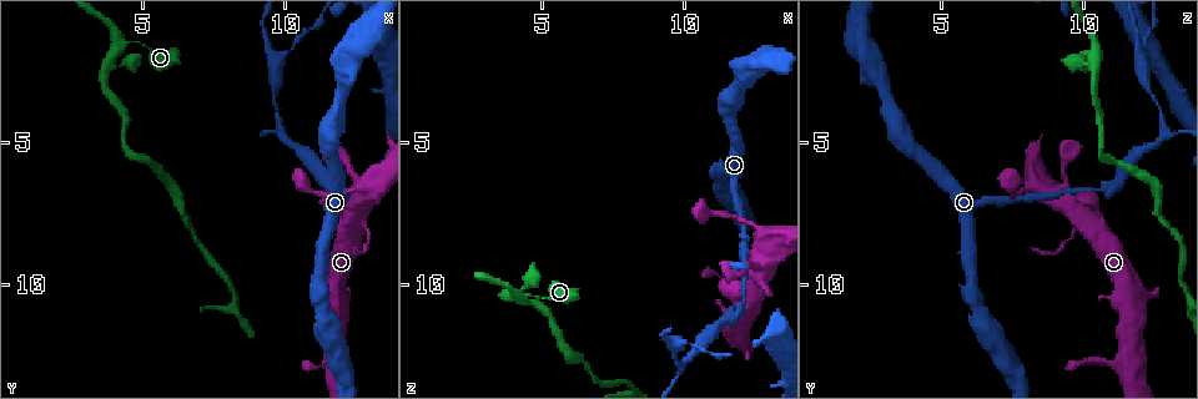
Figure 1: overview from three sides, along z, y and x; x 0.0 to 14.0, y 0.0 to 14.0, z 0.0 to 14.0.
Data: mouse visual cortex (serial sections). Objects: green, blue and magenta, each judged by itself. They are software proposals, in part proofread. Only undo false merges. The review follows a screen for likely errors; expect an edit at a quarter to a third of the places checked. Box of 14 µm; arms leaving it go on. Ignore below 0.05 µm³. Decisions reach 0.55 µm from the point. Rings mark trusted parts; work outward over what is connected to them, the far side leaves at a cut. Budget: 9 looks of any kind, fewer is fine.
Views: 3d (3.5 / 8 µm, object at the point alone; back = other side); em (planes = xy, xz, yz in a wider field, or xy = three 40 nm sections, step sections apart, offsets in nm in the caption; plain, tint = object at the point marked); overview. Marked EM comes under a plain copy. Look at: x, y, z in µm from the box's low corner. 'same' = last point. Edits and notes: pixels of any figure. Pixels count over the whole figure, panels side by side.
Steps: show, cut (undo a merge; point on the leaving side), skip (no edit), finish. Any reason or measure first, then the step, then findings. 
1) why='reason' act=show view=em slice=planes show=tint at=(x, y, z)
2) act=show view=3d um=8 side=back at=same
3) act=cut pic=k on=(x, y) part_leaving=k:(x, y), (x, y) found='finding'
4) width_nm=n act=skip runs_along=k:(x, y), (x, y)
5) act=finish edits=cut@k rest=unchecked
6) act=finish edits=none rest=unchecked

why='thick turns thin' act=show view=3d um=3.5 at=(11.8, 6.5, 11.2)

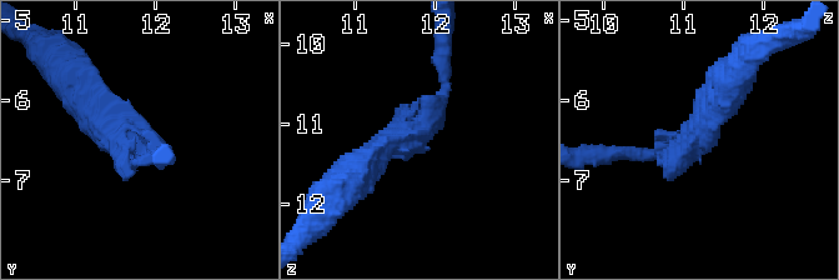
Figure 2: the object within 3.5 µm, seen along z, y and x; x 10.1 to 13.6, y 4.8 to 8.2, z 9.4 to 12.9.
why='now the EM' act=show view=em slice=xy step=2 show=tint at=(11.80, 6.50, 11.20)

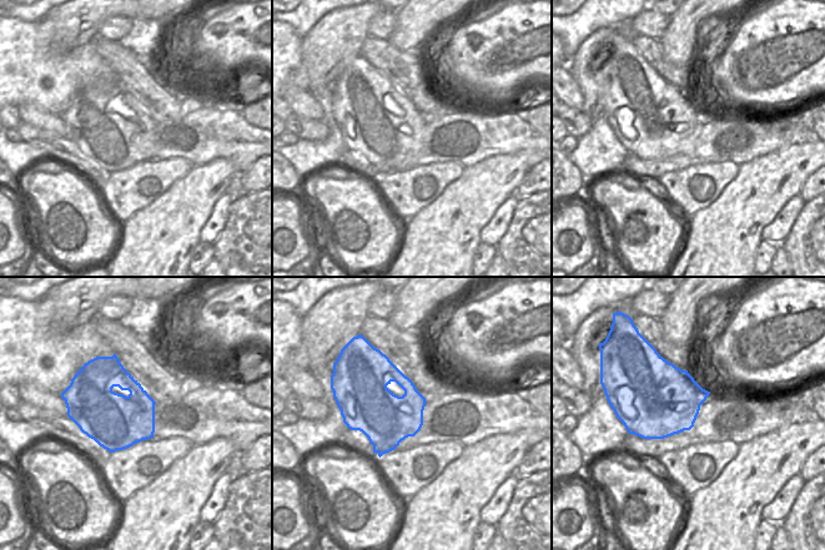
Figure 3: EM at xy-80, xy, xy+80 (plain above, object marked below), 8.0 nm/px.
why='cut it another way' act=show view=em slice=xy step=3 show=tint at=same

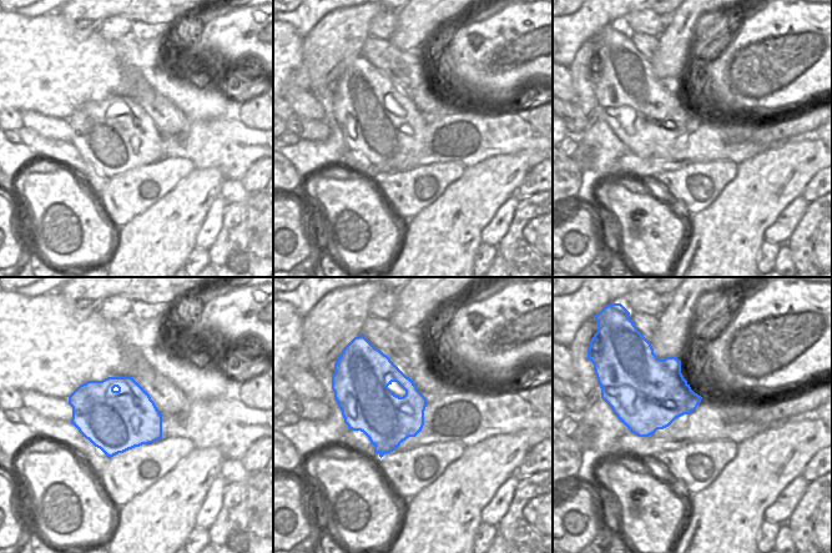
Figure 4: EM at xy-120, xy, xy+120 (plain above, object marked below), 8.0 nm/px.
width_nm=420 act=skip runs_along=2:(441, 64), (433, 125), (360, 166) found='continuous, no second cell'

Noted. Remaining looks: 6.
why='thick turns thin' act=show view=3d um=8 at=(9.8, 4.7, 12.8)

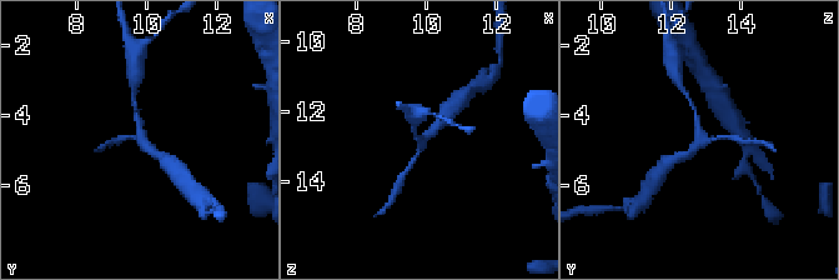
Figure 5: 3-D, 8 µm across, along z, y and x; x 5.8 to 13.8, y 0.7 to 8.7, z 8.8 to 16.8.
act=show view=em slice=xy step=2 show=tint at=(9.9, 4.8, 12.8)

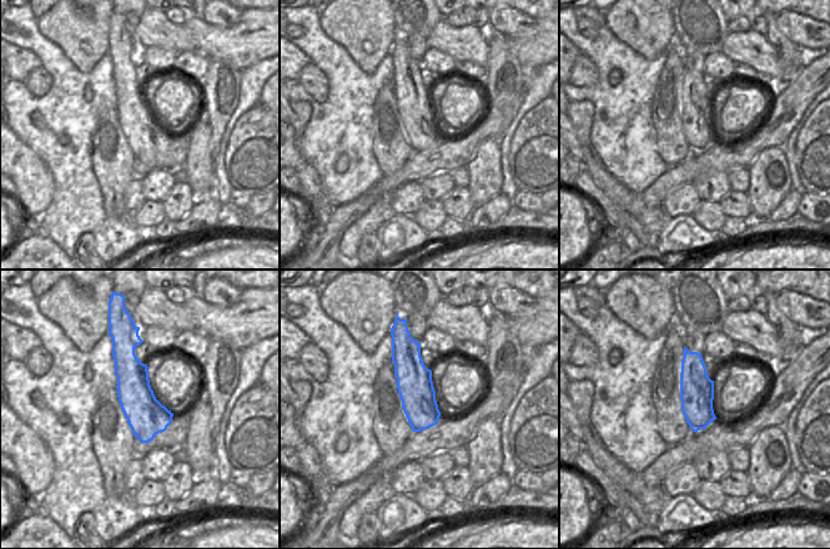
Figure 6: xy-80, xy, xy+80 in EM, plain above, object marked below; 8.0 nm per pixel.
arm_widths_nm=150,150,300 act=skip runs_along=5:(164, 158), (141, 143), (135, 105) found='all the same cell'

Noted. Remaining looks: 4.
why='calibre changes' act=show view=3d um=3.5 at=(10.0, 2.0, 12.1)

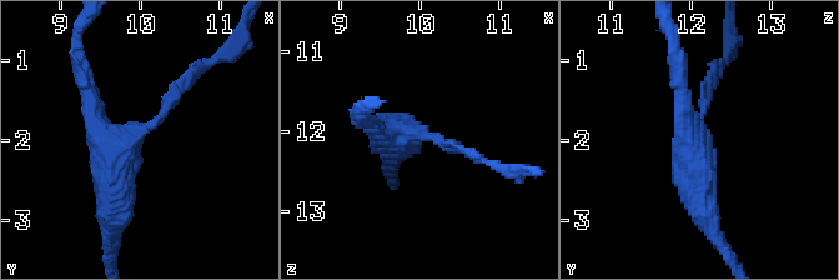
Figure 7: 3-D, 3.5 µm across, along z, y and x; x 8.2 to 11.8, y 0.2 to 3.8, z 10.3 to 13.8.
act=show view=em slice=xy step=5 show=tint at=(9.90, 1.95, 12.05)

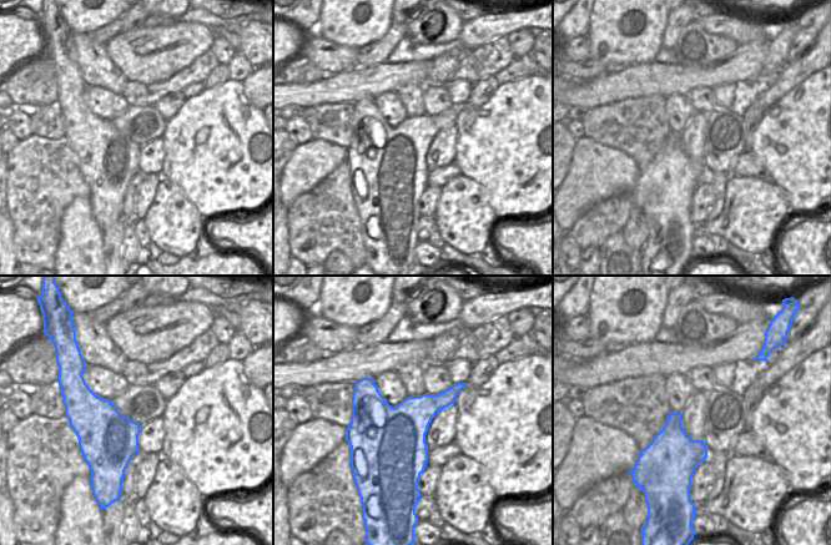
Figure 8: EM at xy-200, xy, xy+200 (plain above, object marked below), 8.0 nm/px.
why='another direction' act=show view=em slice=xy step=3 show=tint at=same

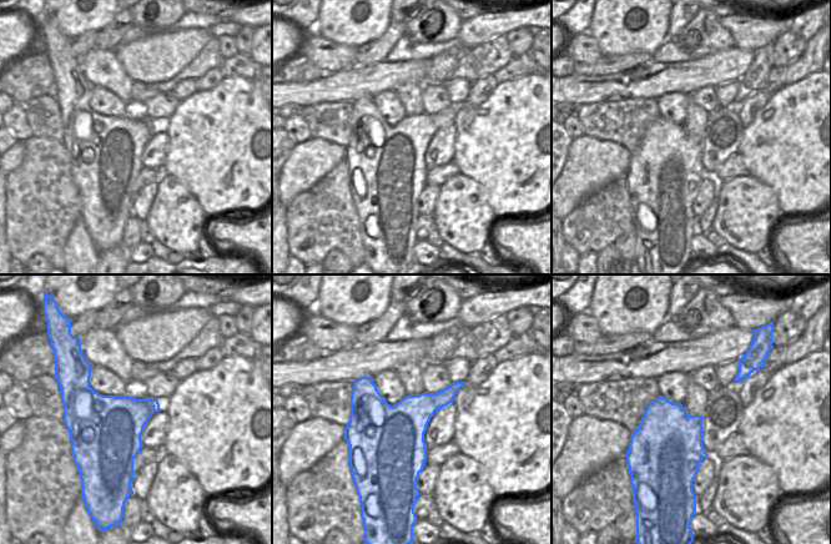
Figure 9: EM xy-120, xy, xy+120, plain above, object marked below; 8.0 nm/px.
width_nm=500 act=skip runs_along=7:(712, 231), (699, 200), (679, 78) found='all the same cell'

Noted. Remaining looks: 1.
act=finish edits=none rest=unchecked

